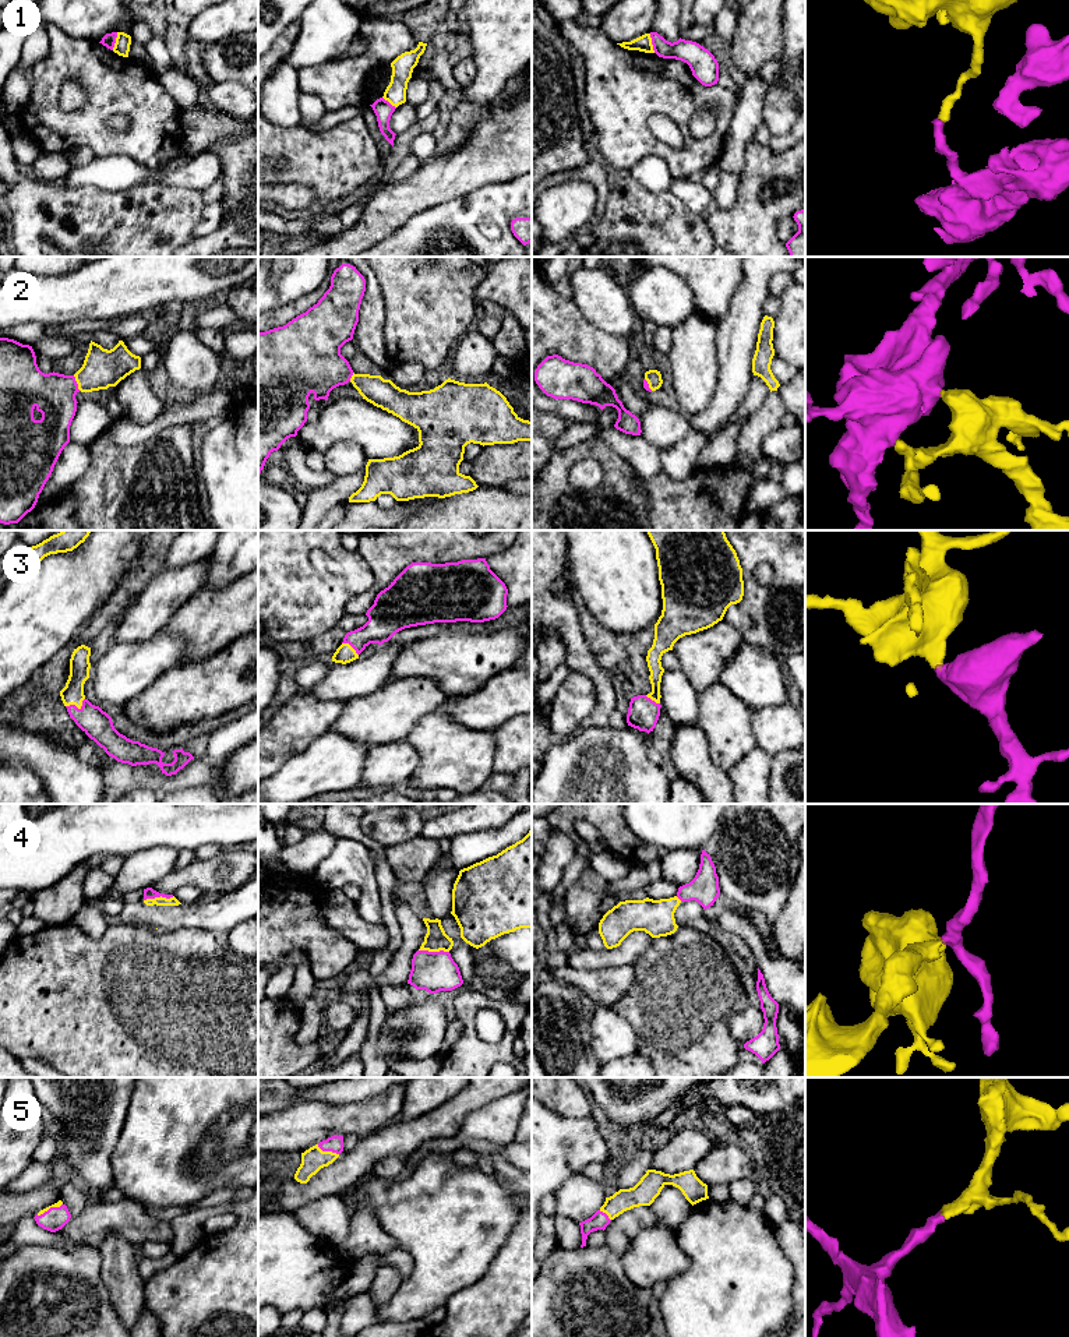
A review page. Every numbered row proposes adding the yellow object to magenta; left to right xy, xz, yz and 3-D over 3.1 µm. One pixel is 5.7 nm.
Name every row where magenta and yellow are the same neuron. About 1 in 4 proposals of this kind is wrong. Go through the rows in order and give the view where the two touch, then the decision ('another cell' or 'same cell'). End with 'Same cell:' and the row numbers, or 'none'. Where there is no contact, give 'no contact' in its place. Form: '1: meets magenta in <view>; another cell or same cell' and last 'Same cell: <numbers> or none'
1: meets magenta in yz; another cell
2: meets magenta in xy; same cell
3: meets magenta in xy; same cell
4: meets magenta in xz; same cell
5: meets magenta in xz; same cell
Same cell: 2, 3, 4, 5

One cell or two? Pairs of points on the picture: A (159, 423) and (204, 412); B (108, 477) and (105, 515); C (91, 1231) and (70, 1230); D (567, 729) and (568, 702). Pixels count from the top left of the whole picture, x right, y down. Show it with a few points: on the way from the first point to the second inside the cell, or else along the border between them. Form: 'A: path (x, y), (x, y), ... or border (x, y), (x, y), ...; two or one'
A: path (170, 417), (175, 413), (193, 412); one
B: path (108, 487), (108, 505); one
C: path (85, 1230), (76, 1230); one
D: path (567, 722), (568, 709); one

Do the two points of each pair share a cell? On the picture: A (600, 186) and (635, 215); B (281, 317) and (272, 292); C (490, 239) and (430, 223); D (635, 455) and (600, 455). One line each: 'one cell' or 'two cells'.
A: two cells
B: two cells
C: one cell
D: two cells

